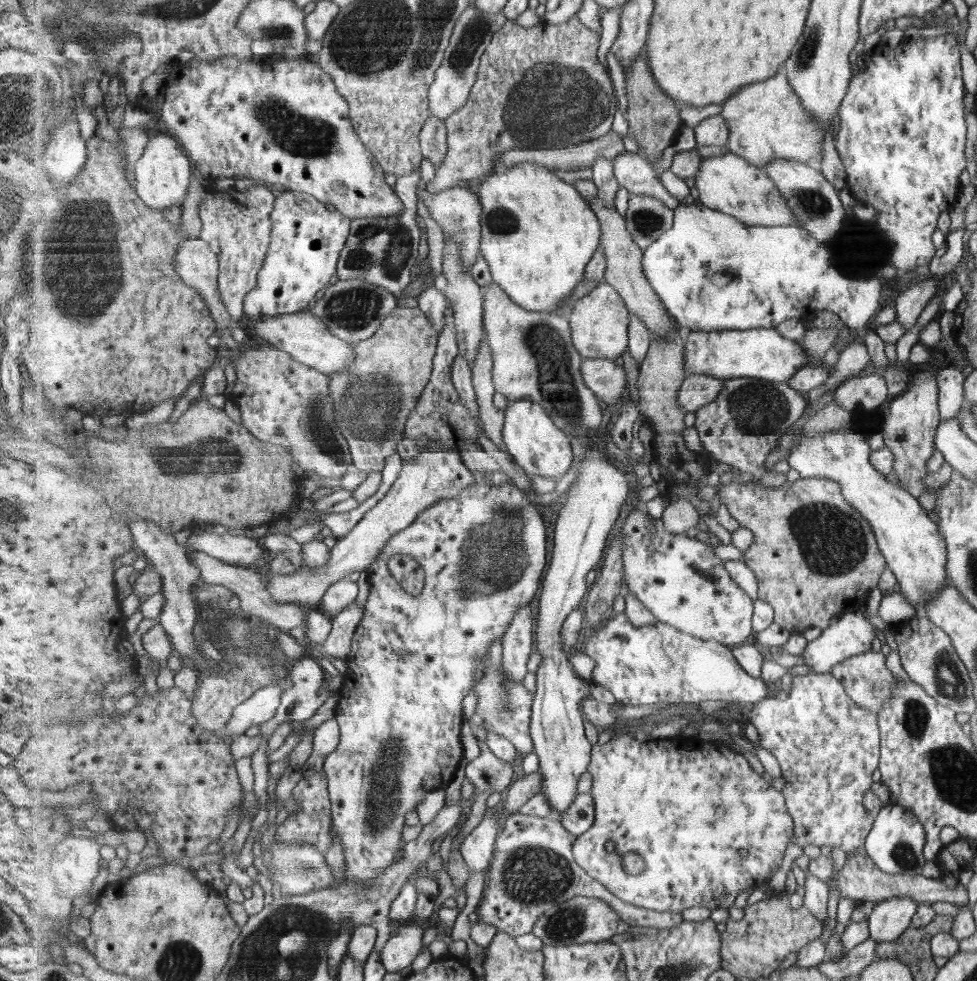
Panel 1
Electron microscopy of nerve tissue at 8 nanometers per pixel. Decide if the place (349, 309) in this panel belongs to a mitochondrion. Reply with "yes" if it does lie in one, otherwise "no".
yes

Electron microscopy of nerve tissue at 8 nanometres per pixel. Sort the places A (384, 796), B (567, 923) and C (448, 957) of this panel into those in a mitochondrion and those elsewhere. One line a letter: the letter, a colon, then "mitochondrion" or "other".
A: mitochondrion
B: mitochondrion
C: other

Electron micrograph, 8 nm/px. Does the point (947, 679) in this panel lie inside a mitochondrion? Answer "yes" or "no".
yes

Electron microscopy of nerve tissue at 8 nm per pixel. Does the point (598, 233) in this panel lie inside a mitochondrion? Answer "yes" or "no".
no

